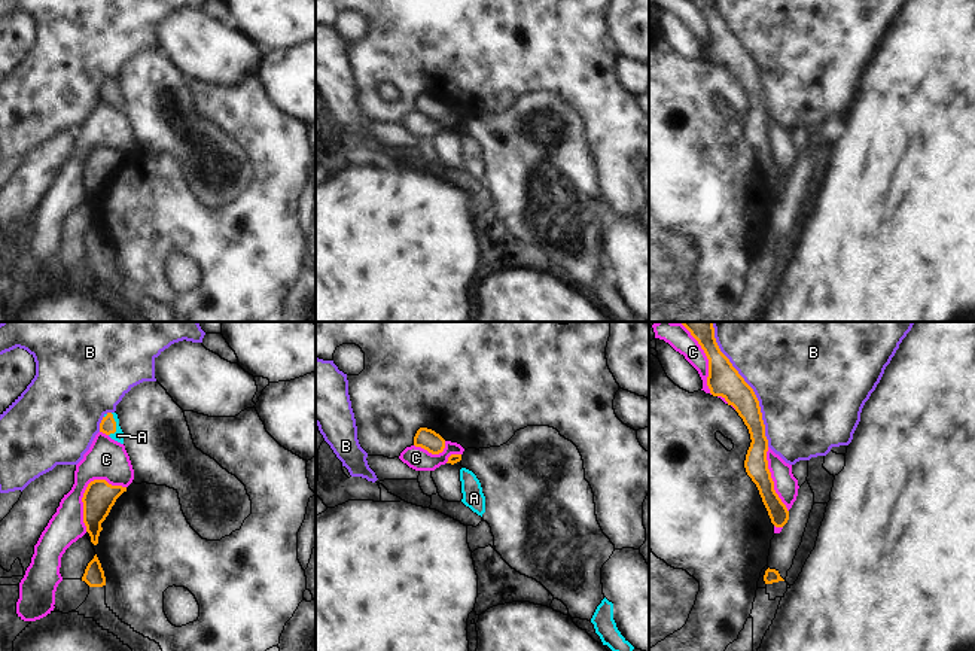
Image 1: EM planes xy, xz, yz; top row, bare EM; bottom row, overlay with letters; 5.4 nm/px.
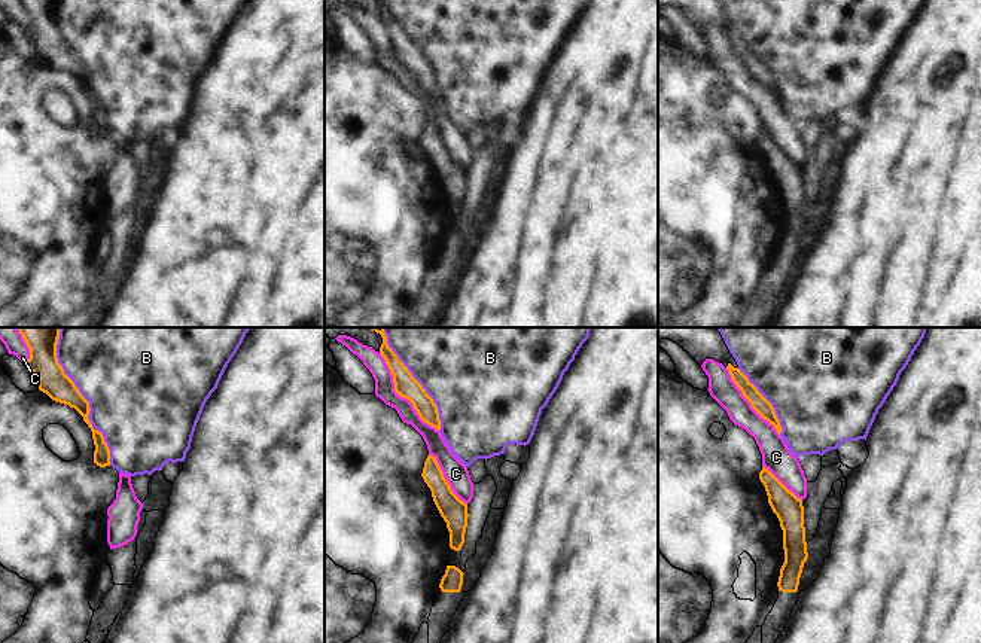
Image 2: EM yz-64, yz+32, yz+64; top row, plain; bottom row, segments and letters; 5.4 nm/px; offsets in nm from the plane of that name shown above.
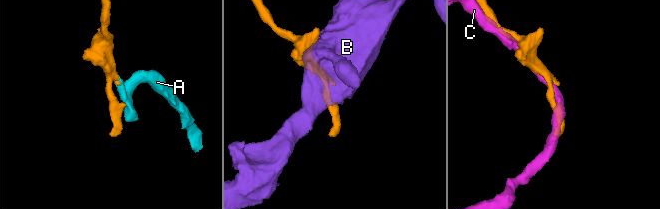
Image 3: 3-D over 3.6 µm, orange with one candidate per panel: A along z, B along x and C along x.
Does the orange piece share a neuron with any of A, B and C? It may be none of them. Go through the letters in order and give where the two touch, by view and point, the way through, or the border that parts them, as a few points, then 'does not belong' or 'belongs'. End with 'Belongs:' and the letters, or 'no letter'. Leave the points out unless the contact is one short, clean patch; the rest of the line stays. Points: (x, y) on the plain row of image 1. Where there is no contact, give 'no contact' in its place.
A: meets orange in xy at (115, 91); runs through xy (107, 91), (115, 91), (118, 102); belongs
B: meets orange in yz at (752, 57); does not belong
C: meets orange in xy at (87, 155); does not belong
Belongs: A

